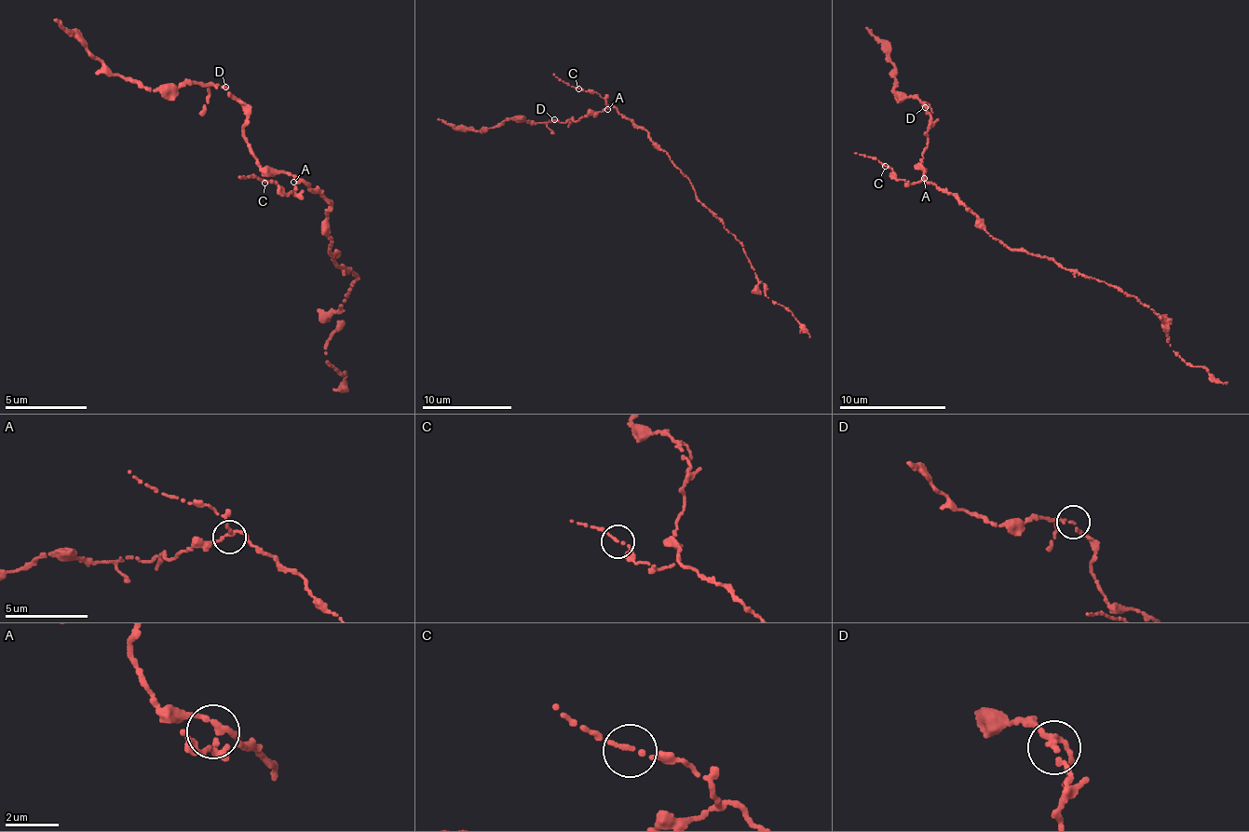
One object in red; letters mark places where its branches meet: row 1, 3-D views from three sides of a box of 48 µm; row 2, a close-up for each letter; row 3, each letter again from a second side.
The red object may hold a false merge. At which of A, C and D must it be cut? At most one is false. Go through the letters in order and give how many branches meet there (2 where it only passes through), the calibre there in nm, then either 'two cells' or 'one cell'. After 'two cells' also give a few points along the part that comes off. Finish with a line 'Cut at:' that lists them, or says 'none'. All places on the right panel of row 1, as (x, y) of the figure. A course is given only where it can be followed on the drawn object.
A: 3 branches meet; 200 nm thick; one cell
C: 2 branches meet; 150 nm thick; one cell
D: 3 branches meet; 140 nm thick; one cell
Cut at: none

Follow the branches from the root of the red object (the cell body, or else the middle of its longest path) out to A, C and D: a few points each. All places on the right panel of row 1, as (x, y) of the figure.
A: (983, 226), (983, 222), (966, 206), (924, 178)
C: (983, 226), (978, 216), (947, 191), (940, 191), (923, 179), (916, 184), (898, 180), (885, 166)
D: (983, 226), (966, 206), (923, 179), (925, 171), (919, 167), (931, 115), (925, 106)

